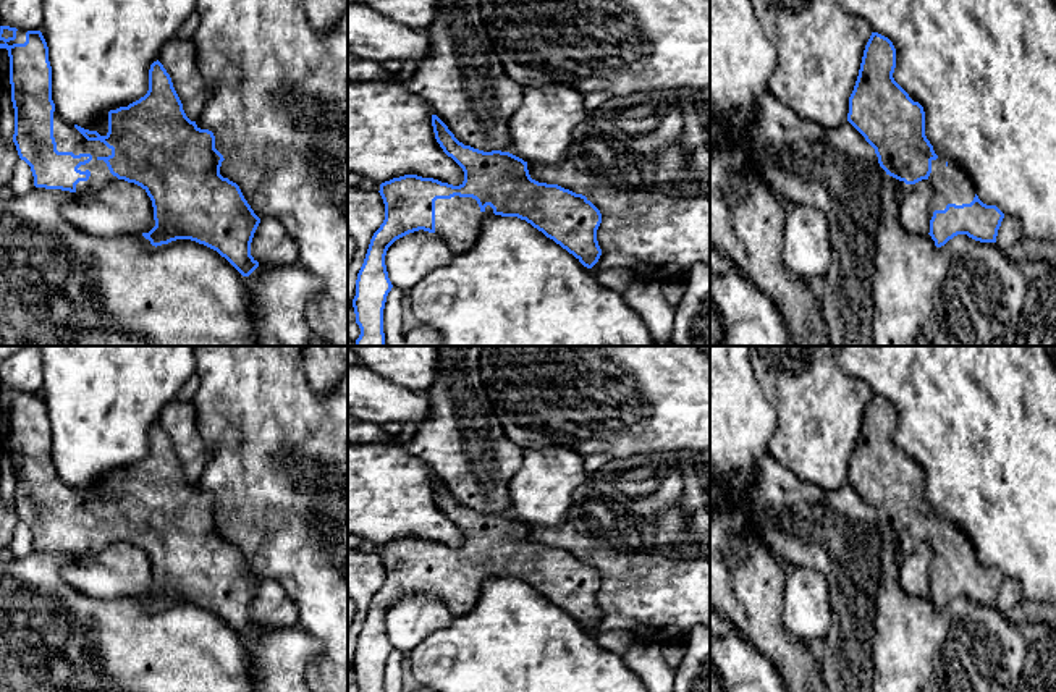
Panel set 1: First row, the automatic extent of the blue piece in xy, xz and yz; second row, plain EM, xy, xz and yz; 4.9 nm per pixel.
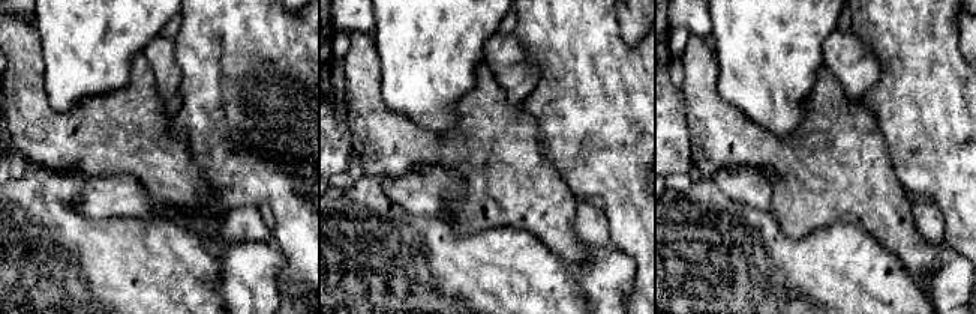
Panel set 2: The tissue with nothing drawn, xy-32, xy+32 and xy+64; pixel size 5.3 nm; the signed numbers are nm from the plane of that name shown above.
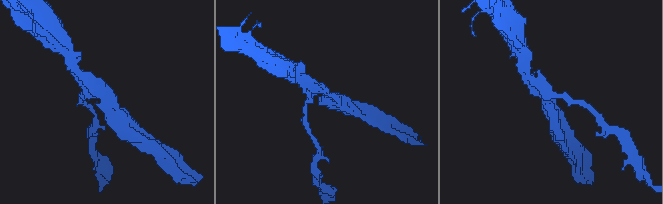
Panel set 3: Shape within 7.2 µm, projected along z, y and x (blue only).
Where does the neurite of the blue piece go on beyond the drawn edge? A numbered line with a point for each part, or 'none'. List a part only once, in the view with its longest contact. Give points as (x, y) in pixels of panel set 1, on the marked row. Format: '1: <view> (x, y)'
1: xy (68, 139)

